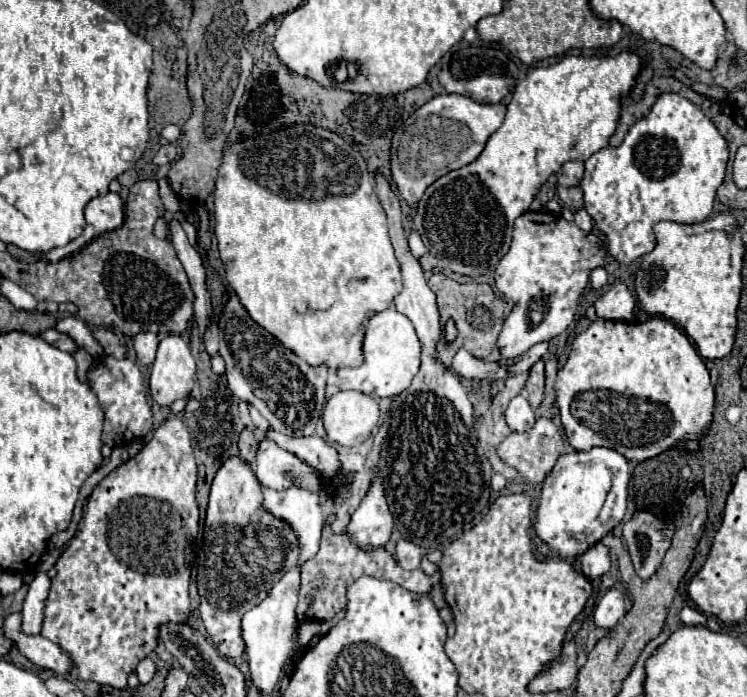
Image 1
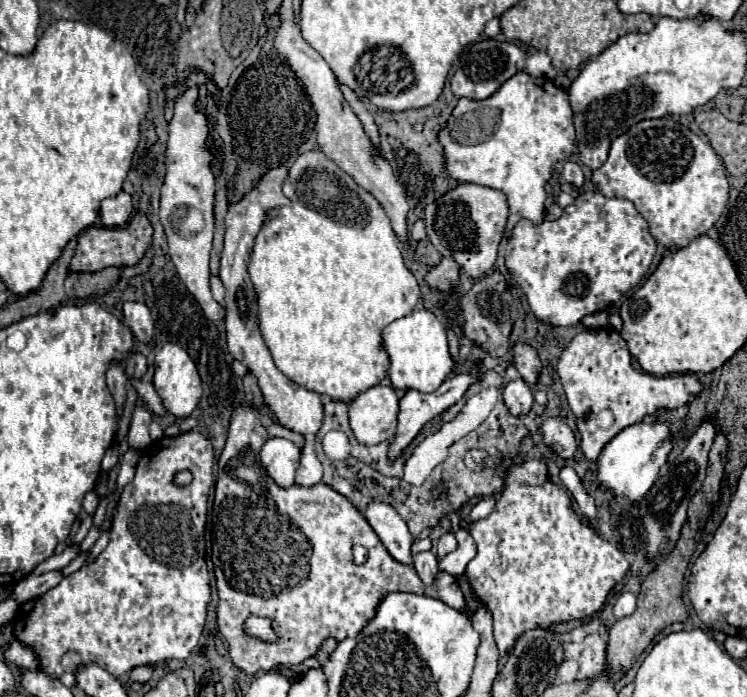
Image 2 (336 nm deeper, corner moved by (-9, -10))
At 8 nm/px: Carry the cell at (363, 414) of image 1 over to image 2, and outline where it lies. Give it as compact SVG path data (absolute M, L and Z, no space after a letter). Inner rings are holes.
M374 386L350 402L350 426L358 442L380 444L396 434L398 396L392 386Z

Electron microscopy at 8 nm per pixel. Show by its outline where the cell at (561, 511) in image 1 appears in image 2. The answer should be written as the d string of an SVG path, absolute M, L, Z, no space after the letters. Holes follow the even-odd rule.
M654 420L650 424L638 422L624 428L614 436L598 458L596 484L608 488L614 496L628 496L632 502L638 502L658 480L660 468L666 464L668 454L672 452L672 434L670 422Z

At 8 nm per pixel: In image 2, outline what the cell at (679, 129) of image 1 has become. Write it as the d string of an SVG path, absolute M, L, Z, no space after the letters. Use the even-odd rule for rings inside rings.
M670 116L656 120L642 120L628 132L618 136L608 152L608 160L592 174L596 188L608 198L626 198L634 202L638 212L650 224L650 234L662 246L688 246L694 238L706 234L720 218L728 202L728 180L722 160L714 148L704 142L690 128L674 122Z

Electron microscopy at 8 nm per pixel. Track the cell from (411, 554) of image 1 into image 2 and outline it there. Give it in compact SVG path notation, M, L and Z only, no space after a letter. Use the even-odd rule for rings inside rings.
M418 552L414 556L414 568L424 584L432 584L438 574L438 558L432 552Z

